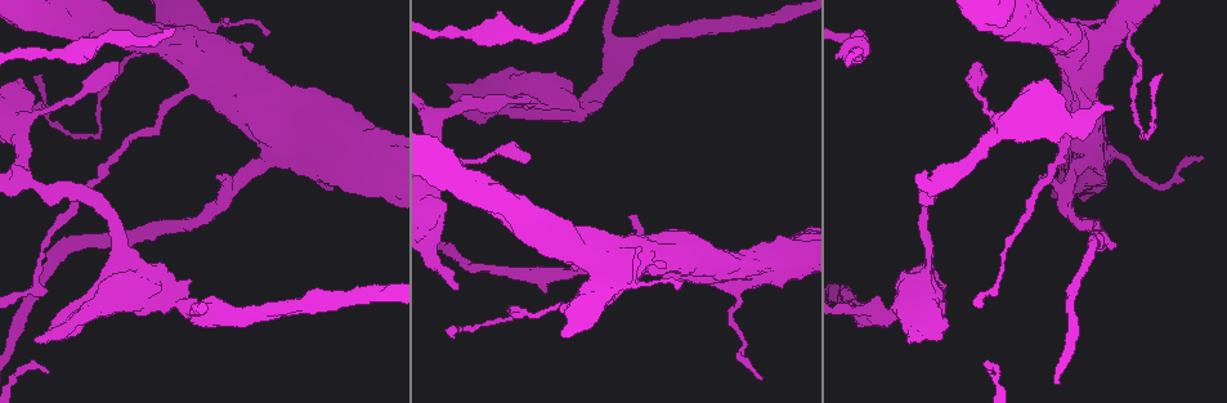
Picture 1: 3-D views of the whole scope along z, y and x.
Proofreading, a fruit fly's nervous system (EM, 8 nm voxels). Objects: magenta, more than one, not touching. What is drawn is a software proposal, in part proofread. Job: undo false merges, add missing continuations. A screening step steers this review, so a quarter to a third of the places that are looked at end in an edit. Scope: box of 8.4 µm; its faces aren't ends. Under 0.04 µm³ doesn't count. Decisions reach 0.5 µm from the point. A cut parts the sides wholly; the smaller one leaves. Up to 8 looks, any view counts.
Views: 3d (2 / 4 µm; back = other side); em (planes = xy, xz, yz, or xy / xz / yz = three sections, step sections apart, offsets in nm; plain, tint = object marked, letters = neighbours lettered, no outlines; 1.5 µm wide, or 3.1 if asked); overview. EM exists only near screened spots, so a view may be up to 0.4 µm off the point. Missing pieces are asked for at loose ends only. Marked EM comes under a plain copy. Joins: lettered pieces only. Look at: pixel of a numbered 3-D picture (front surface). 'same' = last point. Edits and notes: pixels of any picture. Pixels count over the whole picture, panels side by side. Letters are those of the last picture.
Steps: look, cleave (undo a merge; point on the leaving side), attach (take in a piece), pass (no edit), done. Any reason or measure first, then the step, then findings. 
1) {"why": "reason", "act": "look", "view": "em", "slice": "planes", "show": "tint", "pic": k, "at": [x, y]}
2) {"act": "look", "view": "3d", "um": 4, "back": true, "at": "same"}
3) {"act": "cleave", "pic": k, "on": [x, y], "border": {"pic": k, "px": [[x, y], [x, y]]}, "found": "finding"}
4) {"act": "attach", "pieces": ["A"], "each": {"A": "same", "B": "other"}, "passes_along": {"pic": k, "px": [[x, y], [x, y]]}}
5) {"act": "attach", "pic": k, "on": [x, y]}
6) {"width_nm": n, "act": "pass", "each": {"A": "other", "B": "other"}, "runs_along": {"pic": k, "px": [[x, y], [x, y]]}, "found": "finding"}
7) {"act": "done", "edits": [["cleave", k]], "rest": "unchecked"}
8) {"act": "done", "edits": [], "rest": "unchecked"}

{"why": "branch stops here", "act": "look", "view": "3d", "um": 4, "pic": 1, "at": [581, 111]}

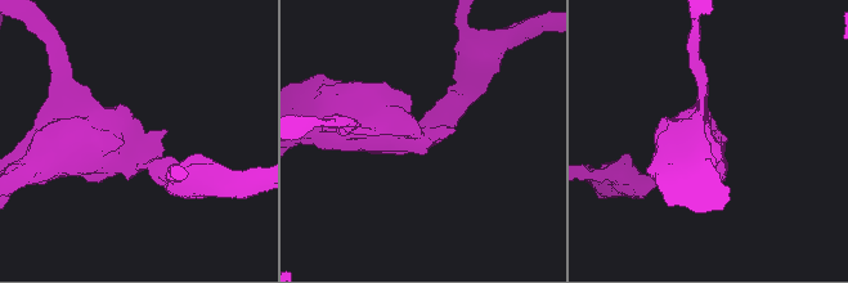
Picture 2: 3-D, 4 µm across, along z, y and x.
{"why": "now the EM", "act": "look", "view": "em", "slice": "planes", "show": "letters", "pic": 2, "at": [424, 139]}

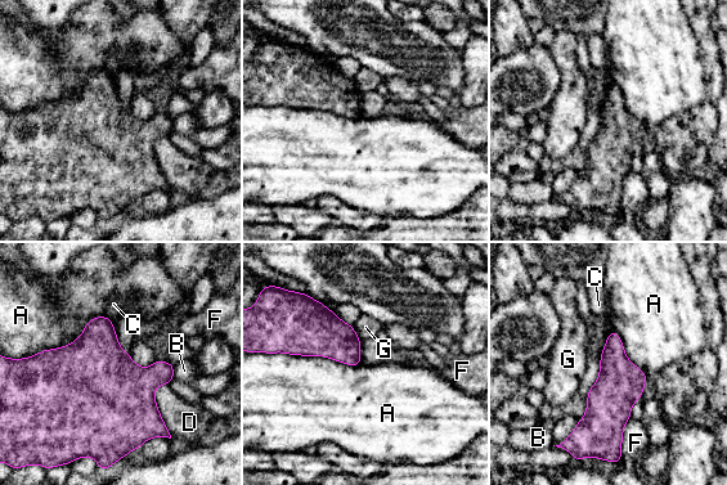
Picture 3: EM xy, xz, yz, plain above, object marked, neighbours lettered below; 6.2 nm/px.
{"longest_contact_nm": ["A", 550], "act": "pass", "each": {"A": "other", "B": "other", "C": "other", "D": "other", "F": "other", "G": "other"}, "runs_along": {"pic": 3, "px": [[613, 335], [606, 457]]}, "found": "none of them fits"}

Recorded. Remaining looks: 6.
{"why": "end of a long branch", "act": "look", "view": "em", "slice": "xz", "step": 4, "show": "letters", "pic": 1, "at": [762, 380]}

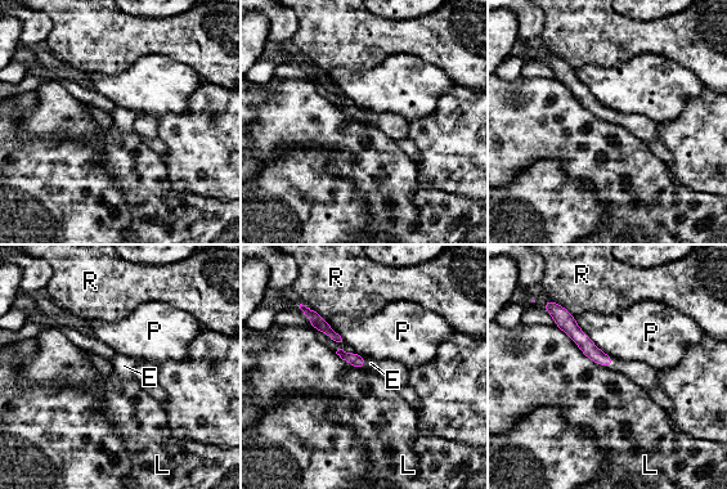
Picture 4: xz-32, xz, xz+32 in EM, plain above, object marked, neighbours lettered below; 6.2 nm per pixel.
{"width_nm": 90, "longest_contact_nm": ["L", 460], "act": "pass", "each": {"E": "other", "L": "other", "P": "other", "R": "other"}, "found": "no lettered piece goes on from it"}

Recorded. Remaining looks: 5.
{"why": "three arms meet", "act": "look", "view": "em", "slice": "yz", "step": 8, "show": "tint", "pic": 1, "at": [1000, 118]}

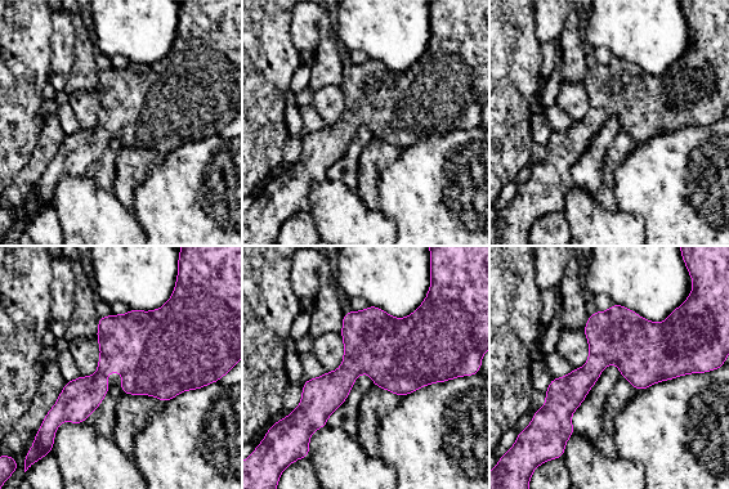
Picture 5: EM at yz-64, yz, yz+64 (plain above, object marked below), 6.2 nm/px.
{"why": "what lies round it", "act": "look", "view": "em", "slice": "yz", "step": 8, "show": "letters", "at": "same"}

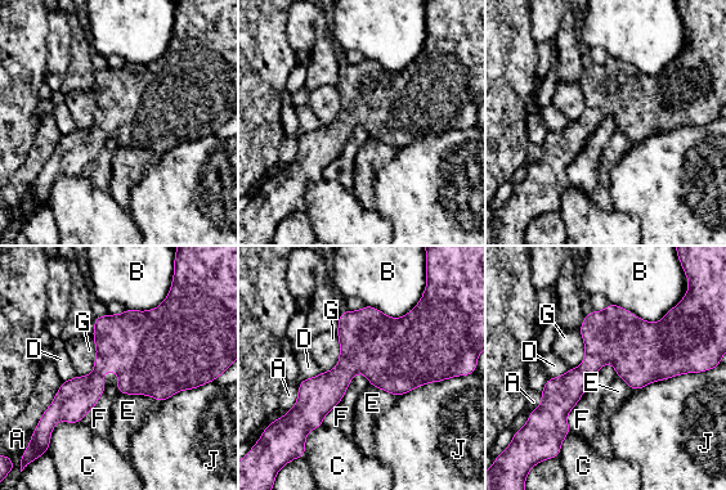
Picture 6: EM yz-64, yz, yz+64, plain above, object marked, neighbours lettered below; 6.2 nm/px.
{"act": "pass", "each": {"A": "other", "B": "other", "C": "other", "D": "other", "E": "other", "F": "other", "G": "other", "J": "other"}, "border": {"pic": 6, "px": [[93, 337], [94, 369], [79, 377]]}, "found": "one neuron here"}

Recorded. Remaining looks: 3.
{"act": "done", "edits": [], "rest": "unchecked"}

